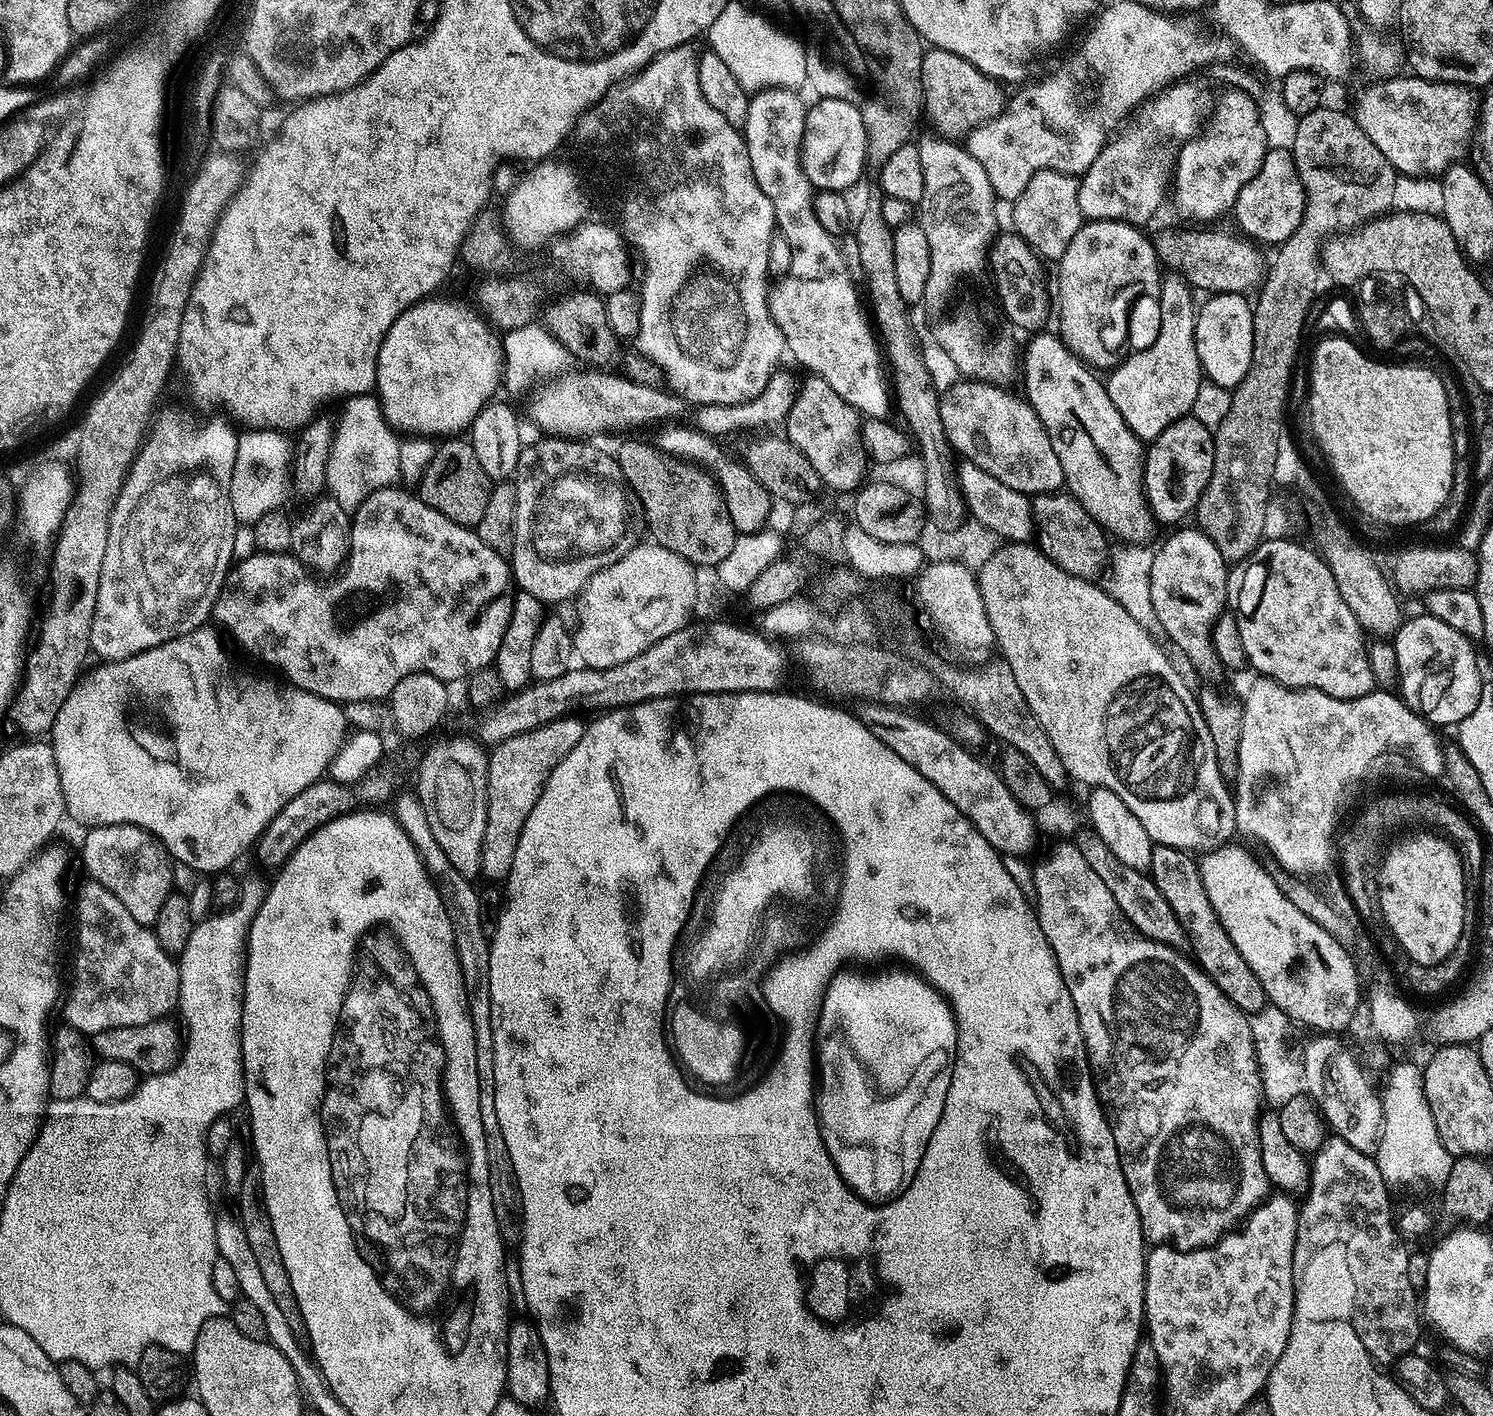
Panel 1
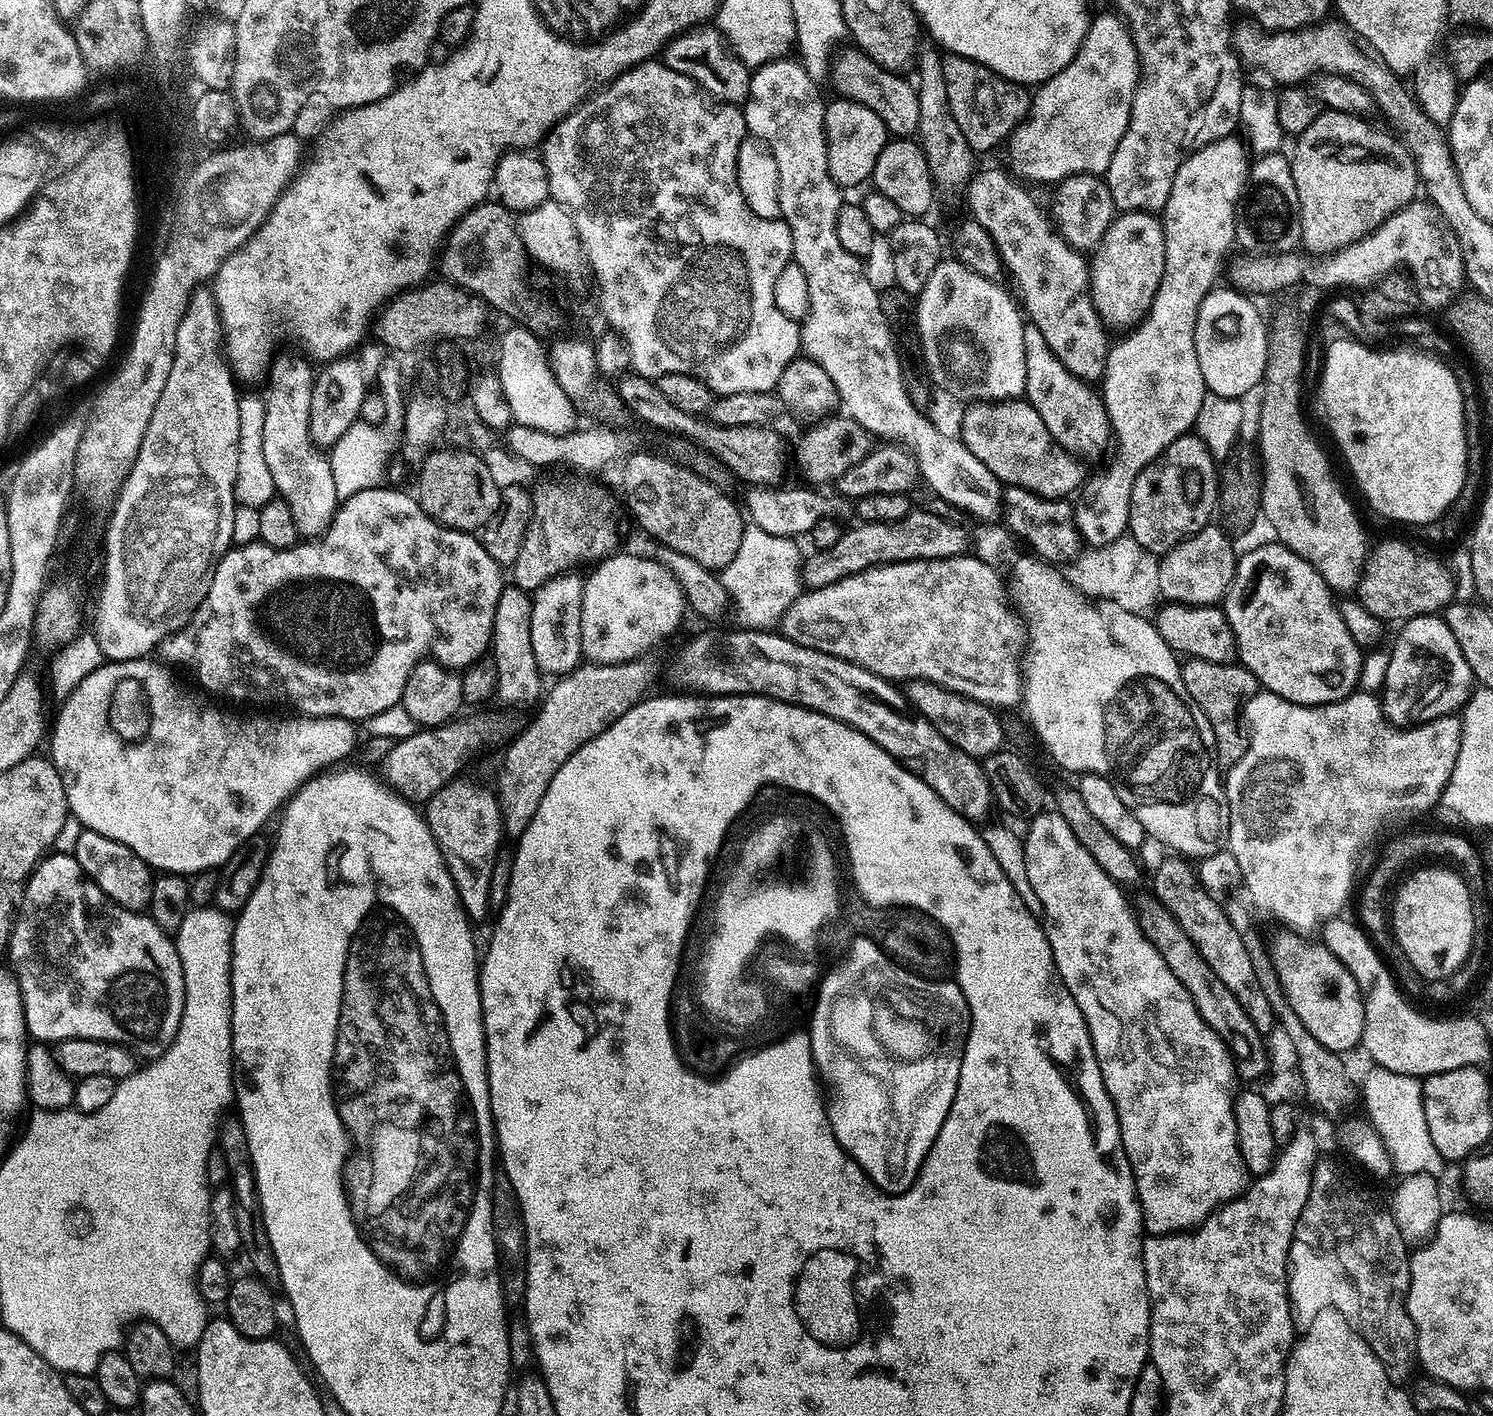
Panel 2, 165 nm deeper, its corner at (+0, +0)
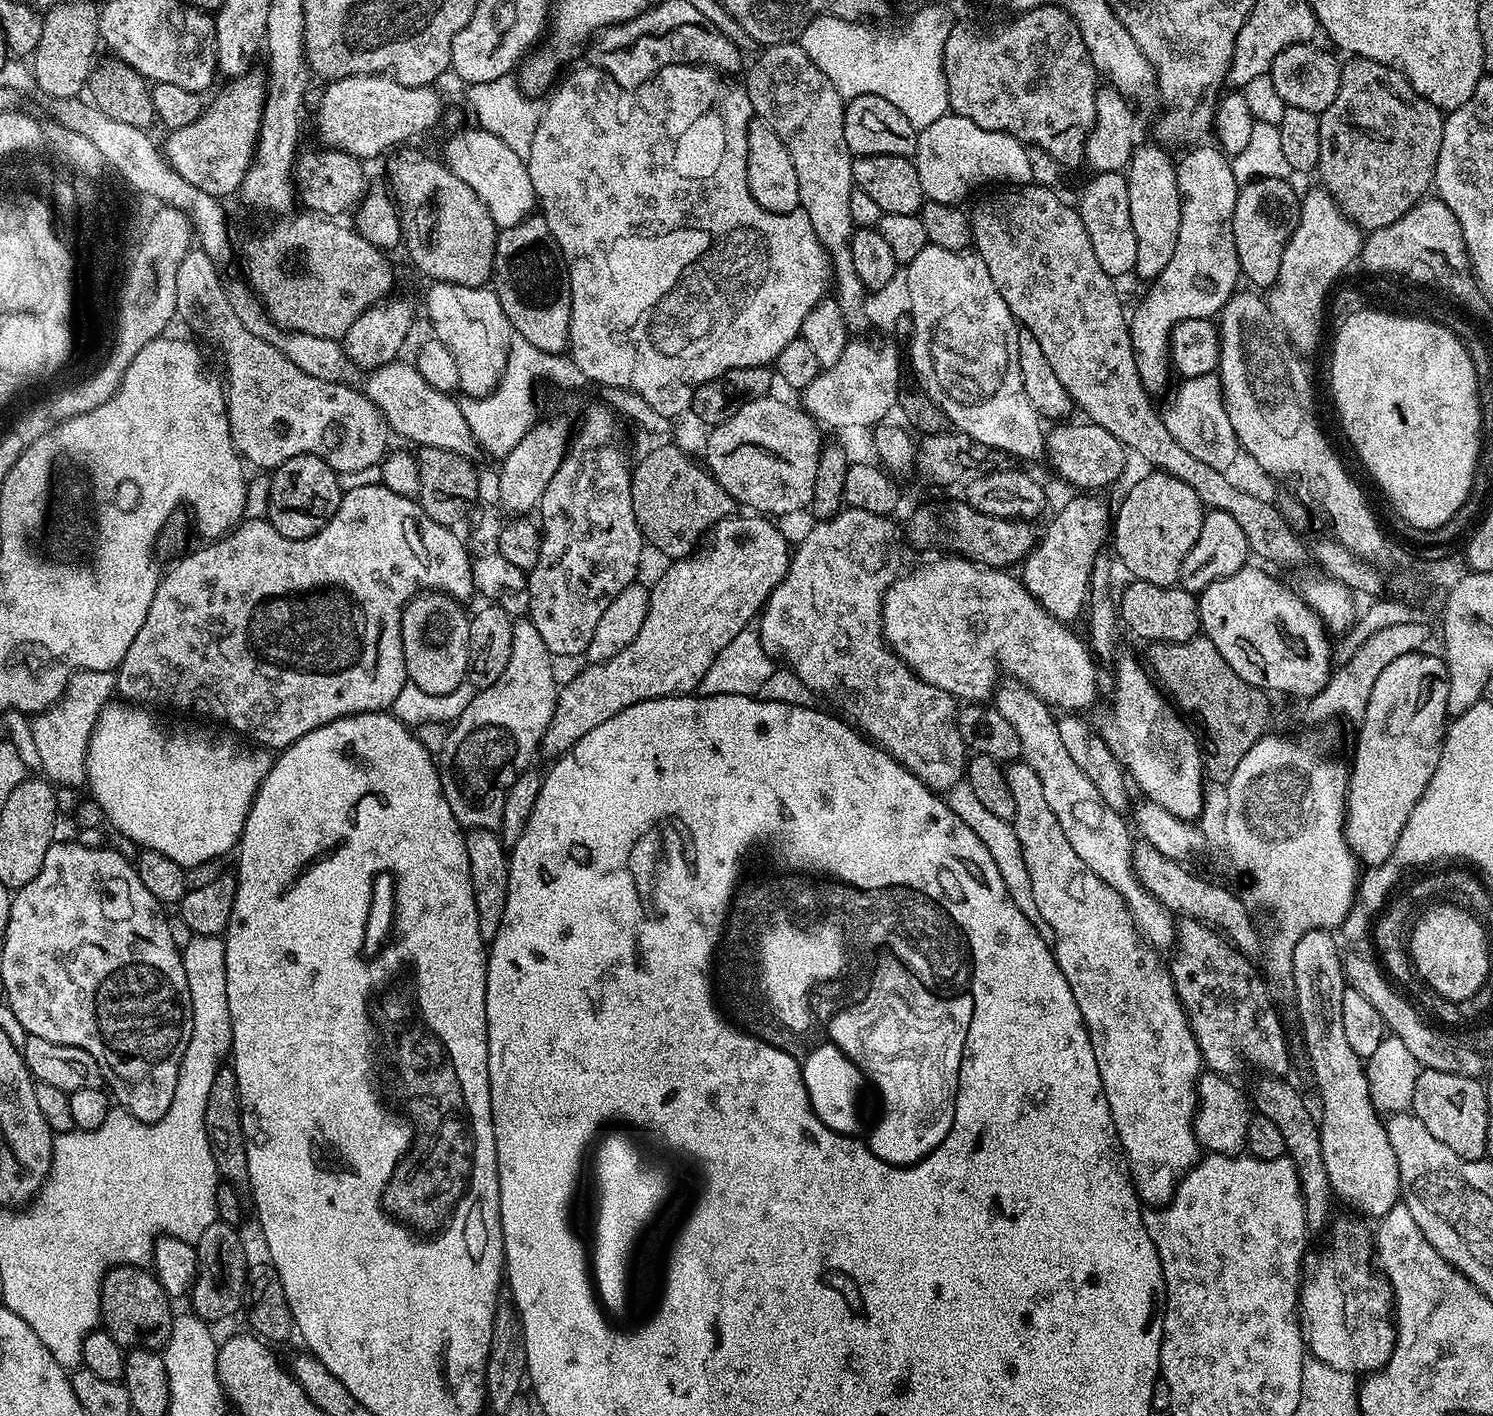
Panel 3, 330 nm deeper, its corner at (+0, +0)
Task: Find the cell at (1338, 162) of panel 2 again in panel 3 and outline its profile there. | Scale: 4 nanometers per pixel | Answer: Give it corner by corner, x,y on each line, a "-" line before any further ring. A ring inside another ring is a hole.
1361,56
1349,59
1349,61
1349,64
1345,63
1340,69
1340,85
1334,102
1330,102
1328,109
1319,113
1320,129
1318,130
1318,138
1320,139
1320,149
1318,150
1318,162
1316,163
1318,173
1320,172
1319,183
1330,193
1333,202
1339,206
1340,211
1349,220
1353,220
1357,228
1361,230
1385,228
1394,222
1398,222
1398,218
1402,218
1414,205
1425,199
1427,192
1424,191
1427,188
1429,191
1433,187
1436,178
1438,154
1442,150
1442,134
1444,133
1446,116
1433,104
1426,102
1426,98
1422,98
1422,94
1418,94
1418,90
1414,90
1412,83
1398,69
1386,66
1382,62
1367,60

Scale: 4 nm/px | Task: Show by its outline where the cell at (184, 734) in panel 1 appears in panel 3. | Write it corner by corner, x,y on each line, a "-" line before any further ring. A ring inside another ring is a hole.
109,702
105,705
93,728
92,736
89,738
86,788
92,791
91,799
101,807
103,819
108,824
112,823
126,839
141,844
139,846
141,849
166,854
166,858
178,862
185,870
198,866
198,862
227,857
227,852
231,848
233,851
240,843
240,836
244,832
244,823
256,797
256,791
259,790
261,782
268,777
268,771
272,769
273,753
263,746
252,746
252,749
248,749
249,745
239,735
228,730
221,730
216,726
208,726
212,728
176,728
173,732
164,732
163,726
148,713
151,711
147,707
137,706
131,702
119,703

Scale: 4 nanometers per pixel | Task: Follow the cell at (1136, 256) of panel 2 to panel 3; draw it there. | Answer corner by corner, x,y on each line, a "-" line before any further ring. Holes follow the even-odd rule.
1141,143
1133,148
1132,158
1126,169
1128,189
1130,190
1130,226
1134,226
1134,238
1138,242
1138,254
1134,257
1136,263
1135,275
1140,275
1144,282
1156,279
1162,270
1166,270
1170,258
1174,258
1174,246
1178,246
1178,226
1182,222
1180,209
1180,191
1176,177
1176,164
1159,147
1151,148
1150,145

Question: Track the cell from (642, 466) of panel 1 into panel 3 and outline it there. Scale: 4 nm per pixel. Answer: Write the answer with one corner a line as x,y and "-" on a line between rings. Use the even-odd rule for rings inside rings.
667,442
661,448
646,453
632,470
636,524
645,541
651,547
653,544
662,555
672,556
668,558
673,561
693,555
712,529
729,519
734,512
732,496
715,480
707,467
699,464
699,468
695,462
683,449

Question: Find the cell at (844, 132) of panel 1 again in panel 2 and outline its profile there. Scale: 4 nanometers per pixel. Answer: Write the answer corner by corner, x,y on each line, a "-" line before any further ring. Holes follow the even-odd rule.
836,98
829,103
824,110
824,129
826,130
826,142
828,143
828,165
830,174
836,183
845,189
852,188
871,177
874,170
874,162
878,162
878,154
890,139
888,127
870,110
870,106
862,106
853,100

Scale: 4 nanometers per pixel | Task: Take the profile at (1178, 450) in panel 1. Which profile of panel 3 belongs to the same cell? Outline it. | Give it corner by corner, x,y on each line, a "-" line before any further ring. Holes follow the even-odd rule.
1159,470
1149,471
1149,476
1144,476
1124,496
1120,509
1115,509
1114,519
1110,524
1110,544
1116,547
1115,559
1124,563
1124,568
1129,577
1142,582
1154,582
1159,588
1171,588
1179,581
1182,562
1186,554
1190,554
1190,546
1198,542
1198,534
1202,530
1202,522
1206,515
1204,504
1176,476
1171,476

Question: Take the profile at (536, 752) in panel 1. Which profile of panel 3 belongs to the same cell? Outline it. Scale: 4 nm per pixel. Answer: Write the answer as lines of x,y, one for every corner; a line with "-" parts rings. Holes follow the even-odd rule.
736,514
722,521
712,529
710,539
699,551
683,560
669,563
669,568
657,578
656,585
651,585
648,613
642,622
642,630
634,642
626,646
626,650
602,664
589,663
581,667
577,677
559,689
556,709
544,735
542,752
551,758
559,758
582,738
586,738
594,726
602,726
602,722
638,702
697,691
718,654
760,616
769,594
780,585
788,572
790,544
788,548
787,538
772,525
775,523
771,519
760,514
744,515
748,516

